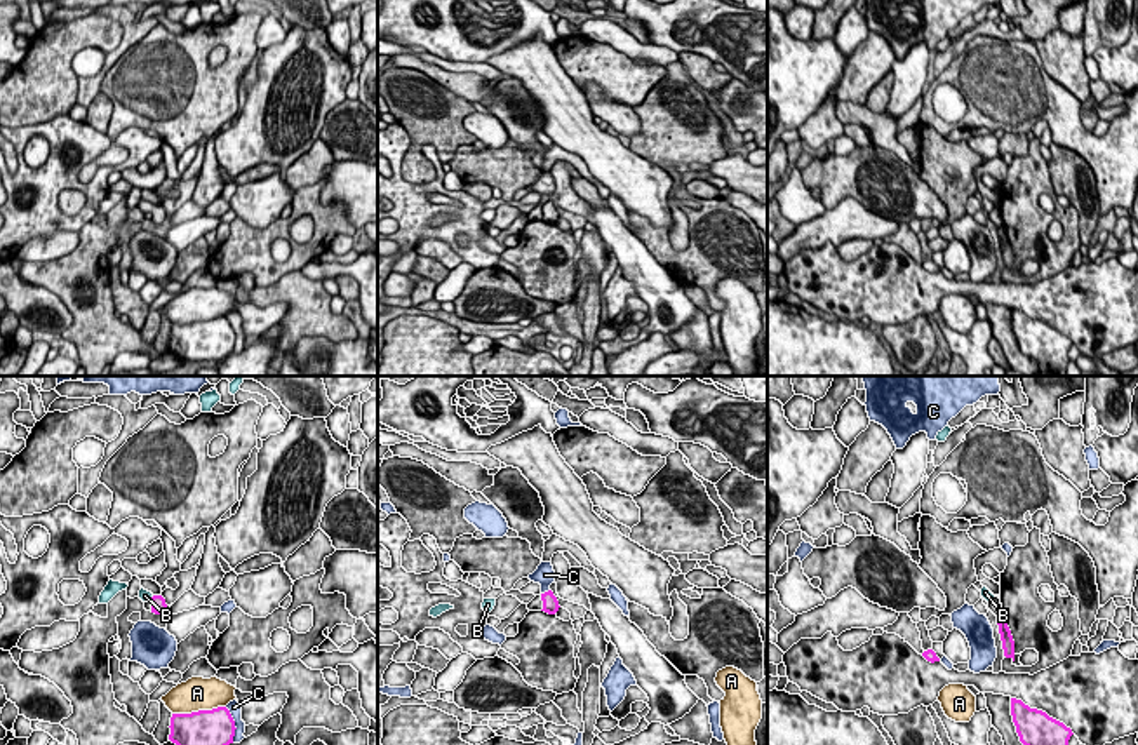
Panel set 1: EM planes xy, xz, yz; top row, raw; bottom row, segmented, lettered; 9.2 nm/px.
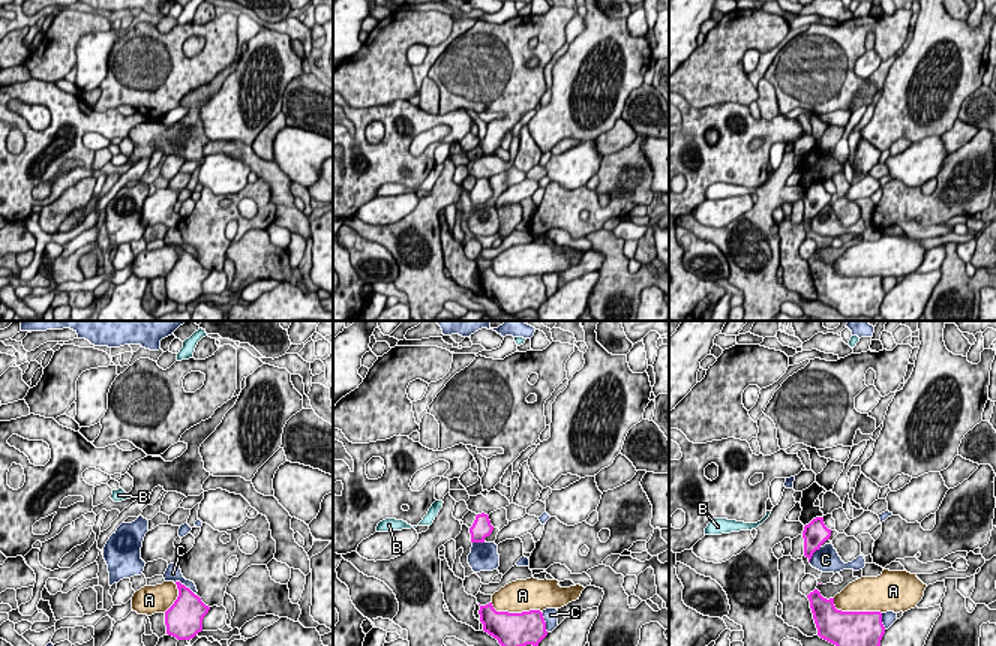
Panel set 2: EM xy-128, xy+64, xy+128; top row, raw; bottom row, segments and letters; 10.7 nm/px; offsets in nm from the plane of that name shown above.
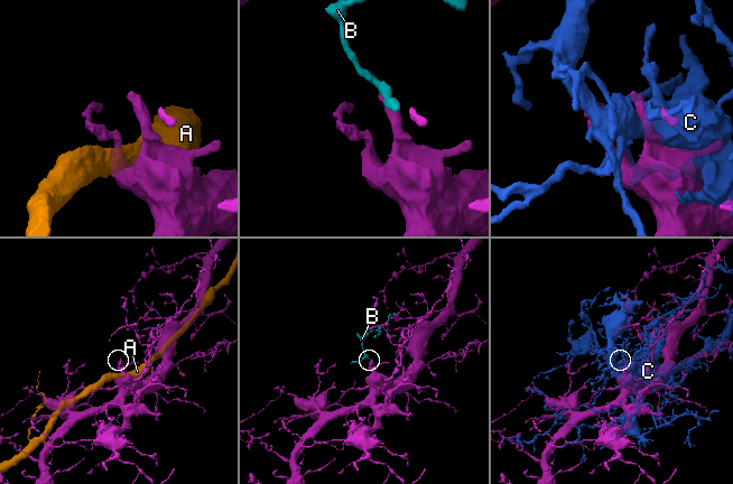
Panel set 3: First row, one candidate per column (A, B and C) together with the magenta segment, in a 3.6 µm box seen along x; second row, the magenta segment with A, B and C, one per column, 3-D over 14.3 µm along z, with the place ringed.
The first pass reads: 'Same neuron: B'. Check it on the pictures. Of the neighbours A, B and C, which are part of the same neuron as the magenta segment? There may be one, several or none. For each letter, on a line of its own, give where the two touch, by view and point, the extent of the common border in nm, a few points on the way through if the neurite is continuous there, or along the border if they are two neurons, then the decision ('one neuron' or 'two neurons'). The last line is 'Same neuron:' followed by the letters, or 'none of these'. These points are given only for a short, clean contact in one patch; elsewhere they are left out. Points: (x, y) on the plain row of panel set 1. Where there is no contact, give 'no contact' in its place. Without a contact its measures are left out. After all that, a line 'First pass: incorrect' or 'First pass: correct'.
A: meets magenta in xy at (199, 321); contact 500 nm long; two neurons
B: meets magenta in xy at (152, 209); contact 80 nm long; runs through xy (159, 216), (152, 209), (145, 206); one neuron
C: meets magenta in xy at (234, 335); contact 340 nm long; two neurons
Same neuron: B
First pass: correct

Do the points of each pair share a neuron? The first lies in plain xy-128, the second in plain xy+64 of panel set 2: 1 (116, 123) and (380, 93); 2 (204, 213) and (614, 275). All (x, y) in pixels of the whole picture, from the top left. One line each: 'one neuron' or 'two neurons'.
1: two neurons
2: two neurons

